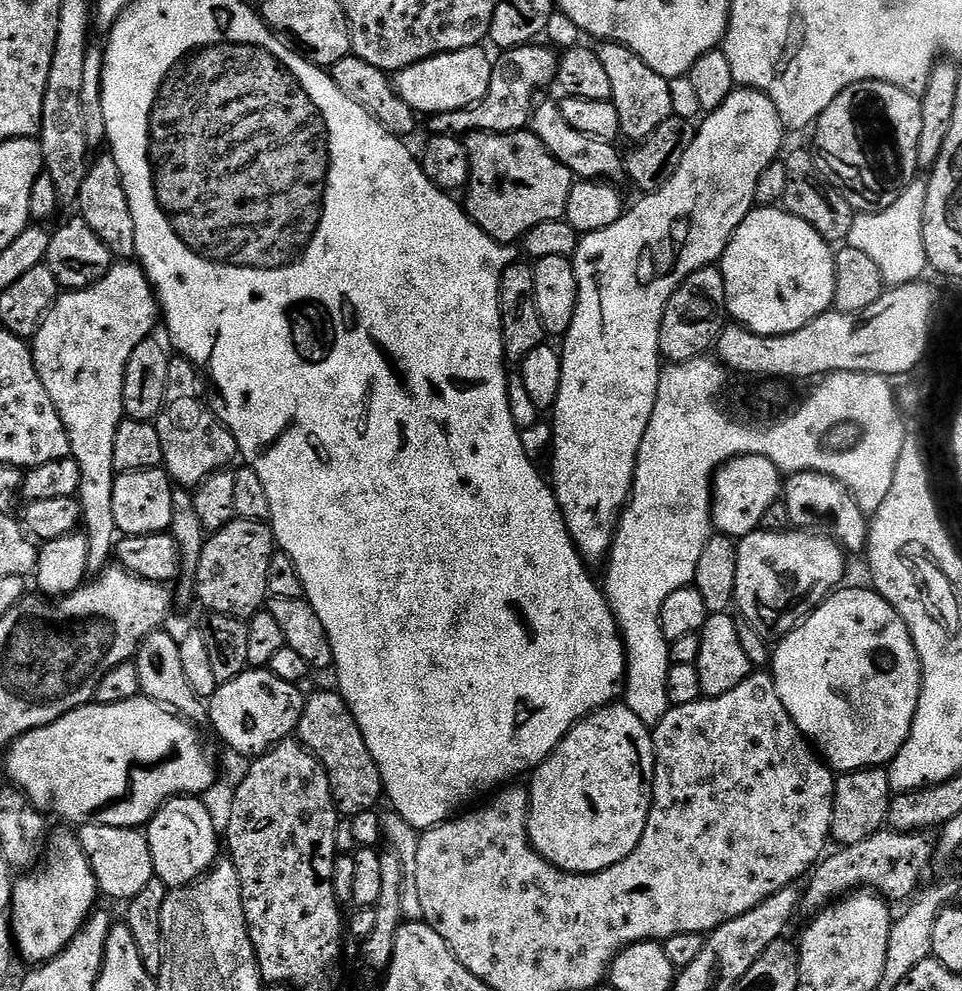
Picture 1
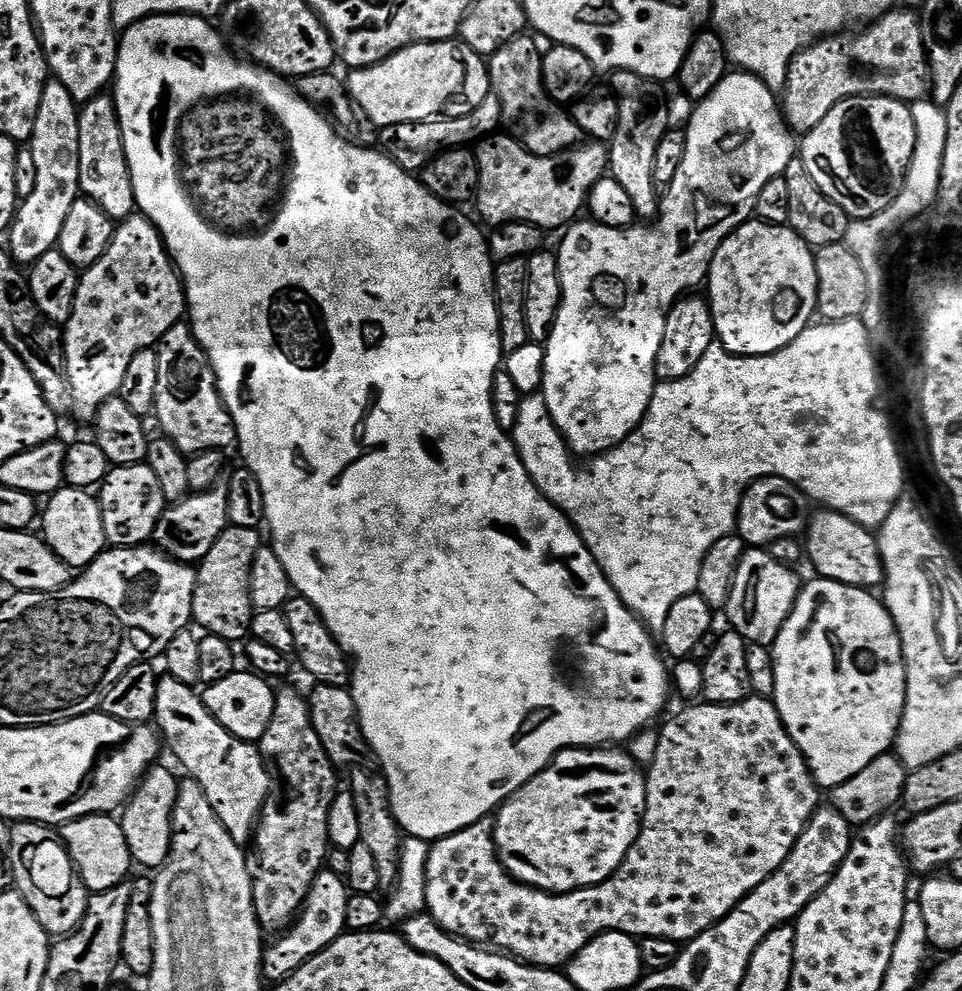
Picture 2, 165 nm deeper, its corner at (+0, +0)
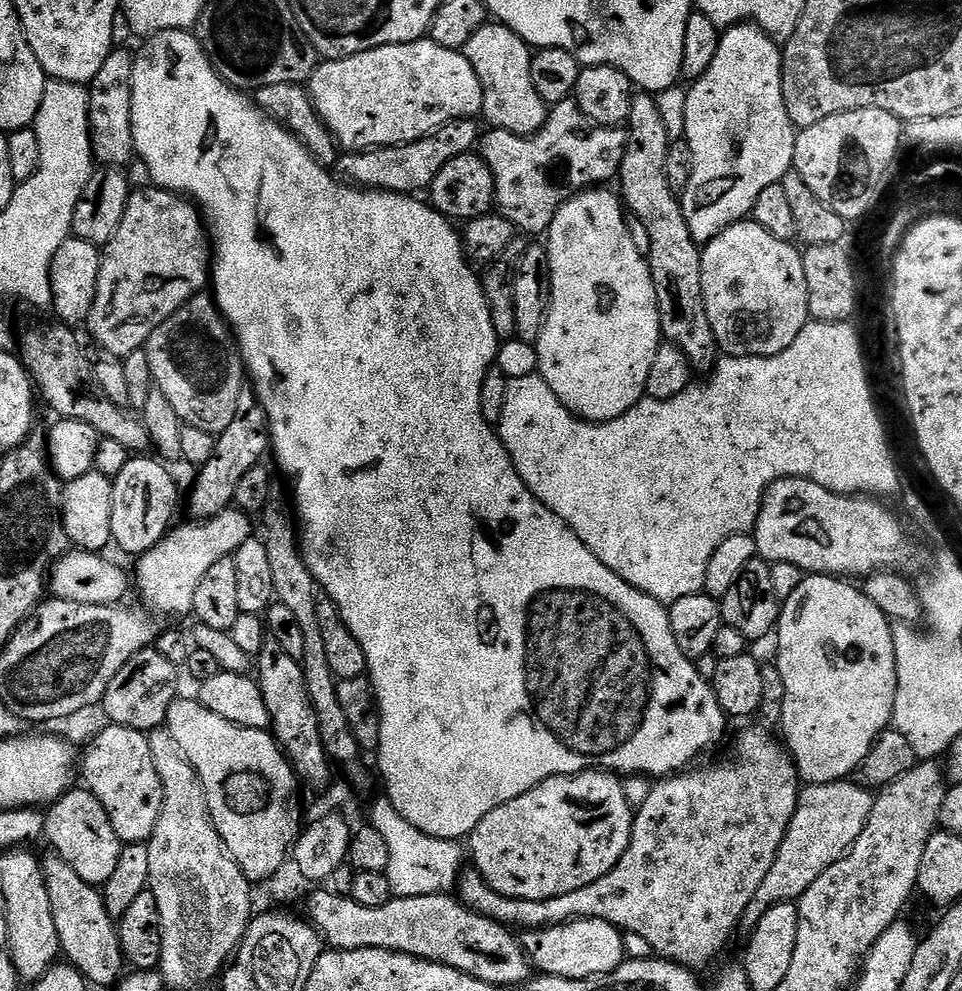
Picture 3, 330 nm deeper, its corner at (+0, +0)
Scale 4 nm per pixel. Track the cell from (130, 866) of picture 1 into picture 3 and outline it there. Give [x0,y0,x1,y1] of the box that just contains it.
[44,787,122,886]

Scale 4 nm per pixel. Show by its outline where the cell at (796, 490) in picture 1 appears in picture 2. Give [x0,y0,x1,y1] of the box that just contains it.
[806,510,884,590]

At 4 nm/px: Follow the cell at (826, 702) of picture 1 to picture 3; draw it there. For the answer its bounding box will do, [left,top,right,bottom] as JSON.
[774,574,898,785]

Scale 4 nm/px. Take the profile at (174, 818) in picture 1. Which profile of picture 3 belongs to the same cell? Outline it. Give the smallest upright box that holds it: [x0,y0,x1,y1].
[82,723,162,844]

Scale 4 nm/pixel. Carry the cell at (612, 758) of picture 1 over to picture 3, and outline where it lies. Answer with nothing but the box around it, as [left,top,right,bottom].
[470,770,634,900]

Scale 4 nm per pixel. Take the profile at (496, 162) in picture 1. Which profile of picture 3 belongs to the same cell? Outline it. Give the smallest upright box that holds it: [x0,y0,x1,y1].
[478,98,628,234]

